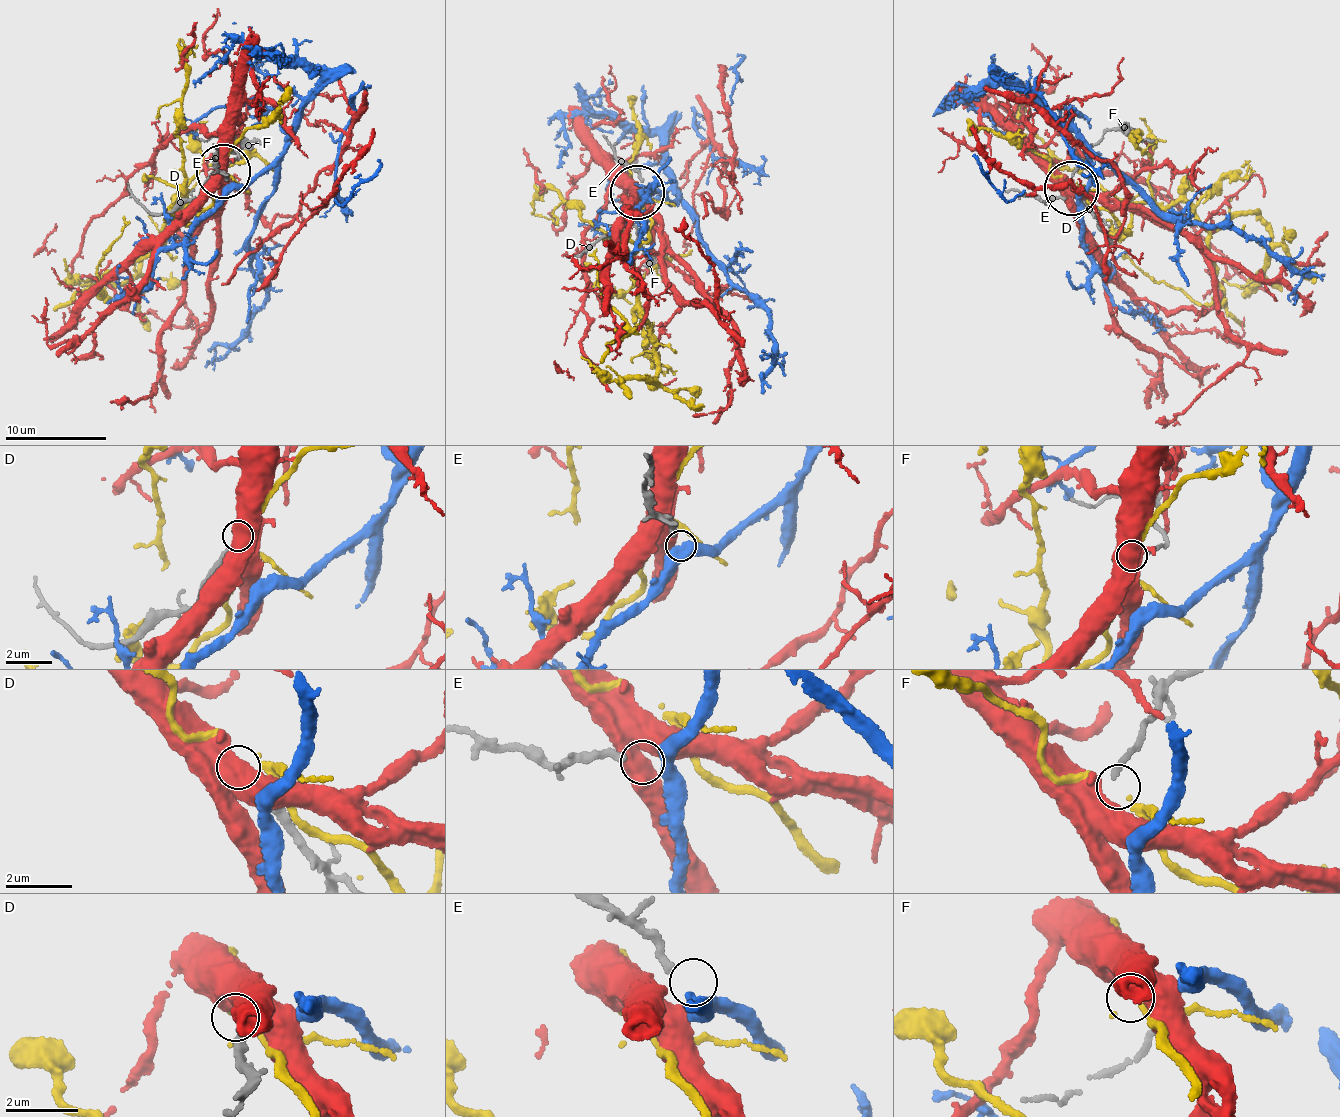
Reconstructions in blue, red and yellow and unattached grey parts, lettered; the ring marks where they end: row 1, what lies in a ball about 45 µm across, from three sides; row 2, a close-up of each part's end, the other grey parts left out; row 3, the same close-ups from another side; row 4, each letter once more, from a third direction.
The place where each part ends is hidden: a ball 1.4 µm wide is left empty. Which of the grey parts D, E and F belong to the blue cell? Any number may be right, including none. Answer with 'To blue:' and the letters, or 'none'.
To blue: E

